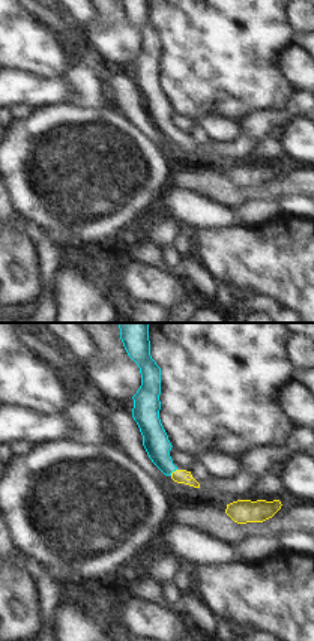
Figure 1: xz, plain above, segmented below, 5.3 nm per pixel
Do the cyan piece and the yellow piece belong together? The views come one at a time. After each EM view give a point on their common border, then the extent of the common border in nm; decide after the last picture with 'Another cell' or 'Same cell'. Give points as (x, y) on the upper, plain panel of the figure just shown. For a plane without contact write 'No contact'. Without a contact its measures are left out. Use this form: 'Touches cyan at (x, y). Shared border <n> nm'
Touches cyan at (173, 134). Shared border 50 nm.

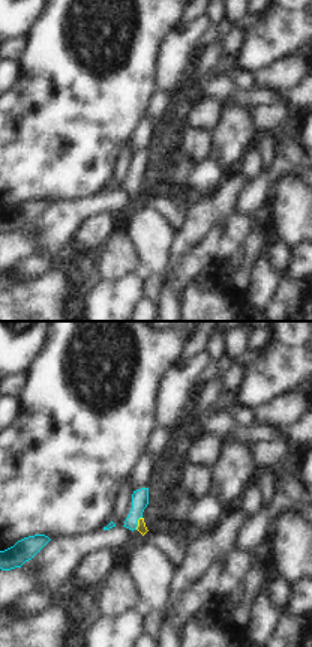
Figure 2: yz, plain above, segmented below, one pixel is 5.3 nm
Touches cyan at (137, 186). Shared border 80 nm.

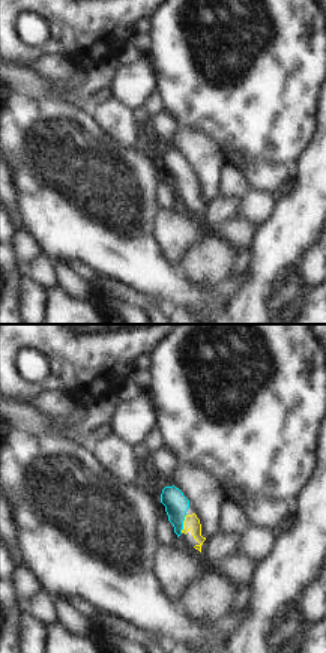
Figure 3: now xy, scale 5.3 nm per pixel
Touches cyan at (182, 188). Shared border 100 nm.

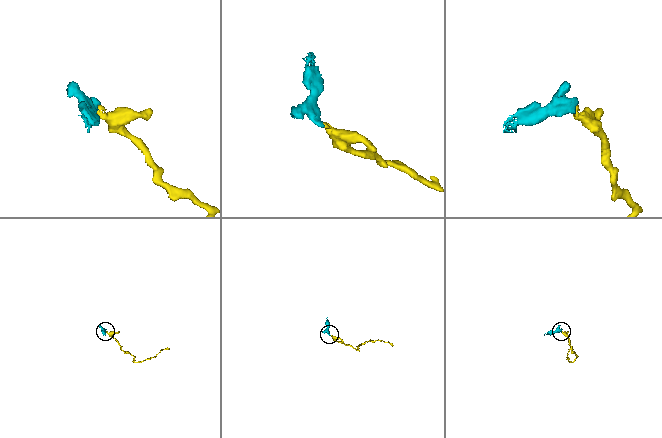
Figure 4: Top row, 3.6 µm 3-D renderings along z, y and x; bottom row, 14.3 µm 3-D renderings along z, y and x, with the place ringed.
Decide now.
Same cell.

